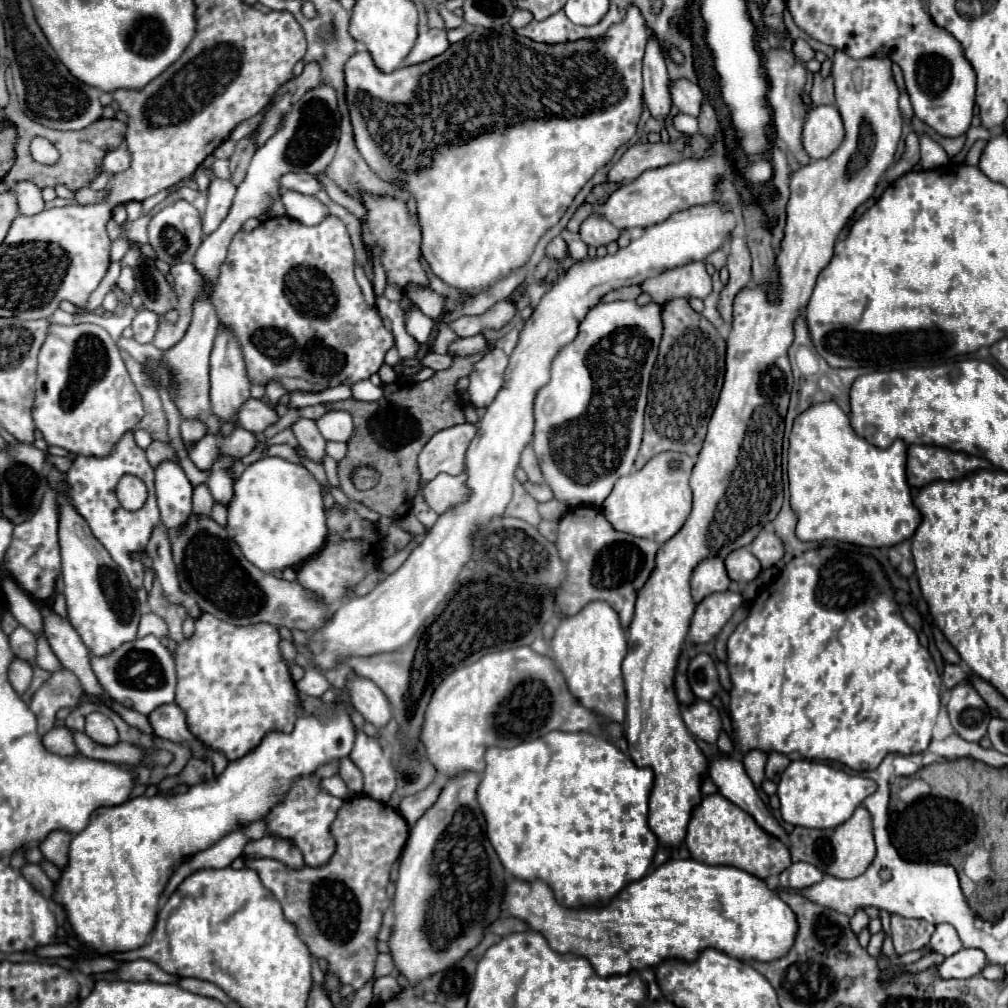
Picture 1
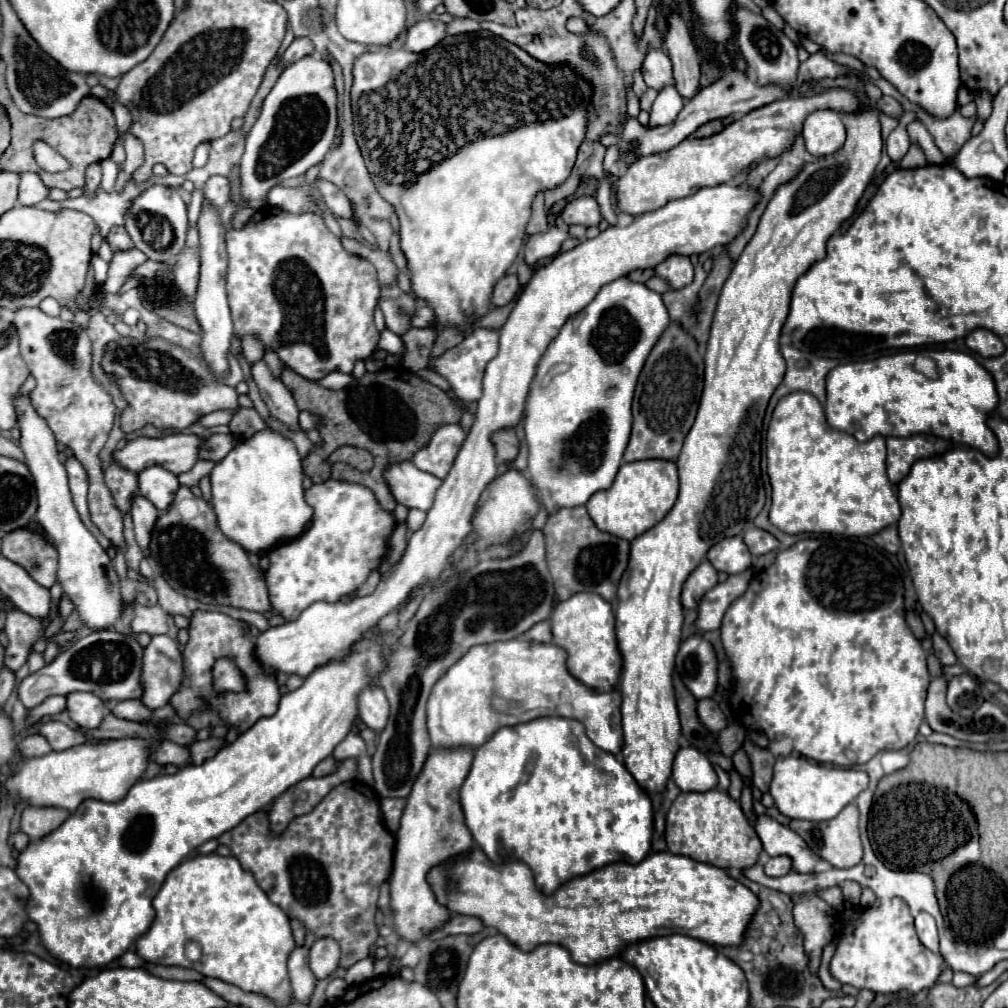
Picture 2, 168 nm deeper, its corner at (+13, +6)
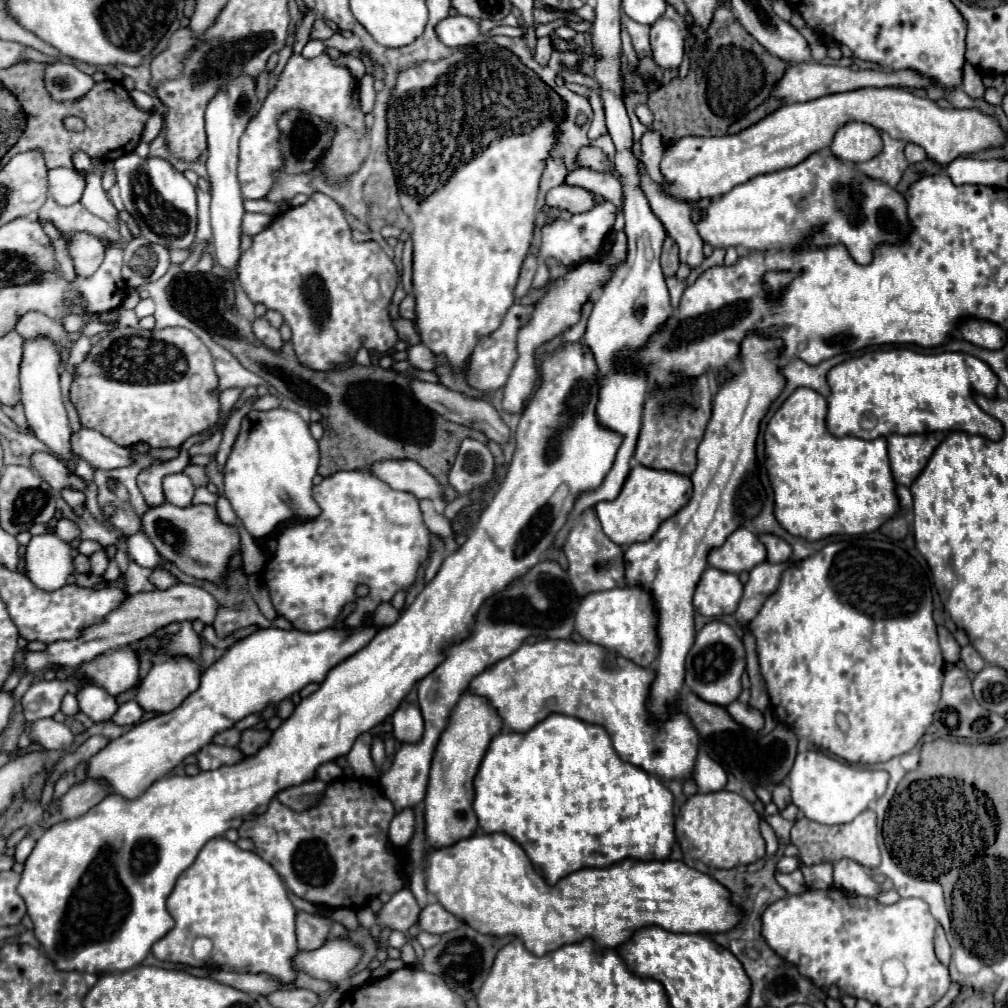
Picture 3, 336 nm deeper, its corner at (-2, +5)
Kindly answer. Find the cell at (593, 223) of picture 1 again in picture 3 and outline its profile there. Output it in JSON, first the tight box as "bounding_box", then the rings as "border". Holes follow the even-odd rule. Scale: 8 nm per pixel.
{"bounding_box":[546,186,598,214],"border":[[[556,186],[546,194],[546,204],[556,206],[560,210],[568,210],[570,214],[582,214],[592,210],[598,202],[596,196],[580,186]]]}

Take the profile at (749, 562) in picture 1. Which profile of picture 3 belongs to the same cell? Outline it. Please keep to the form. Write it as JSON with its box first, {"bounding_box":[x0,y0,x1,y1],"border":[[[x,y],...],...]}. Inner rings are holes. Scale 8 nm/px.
{"bounding_box":[708,528,766,574],"border":[[[748,528],[732,532],[726,542],[720,548],[714,548],[708,556],[710,566],[732,574],[750,572],[762,562],[766,562],[766,548]]]}

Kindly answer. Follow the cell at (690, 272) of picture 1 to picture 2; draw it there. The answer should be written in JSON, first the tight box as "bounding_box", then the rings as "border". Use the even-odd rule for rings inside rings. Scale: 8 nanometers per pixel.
{"bounding_box":[655,255,693,289],"border":[[[669,255],[655,267],[657,275],[667,279],[673,289],[681,289],[693,281],[693,265],[685,255]]]}

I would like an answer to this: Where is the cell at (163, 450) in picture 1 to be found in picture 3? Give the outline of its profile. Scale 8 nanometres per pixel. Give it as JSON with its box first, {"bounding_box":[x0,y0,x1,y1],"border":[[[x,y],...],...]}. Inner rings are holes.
{"bounding_box":[72,428,134,470],"border":[[[82,428],[80,432],[72,434],[72,454],[88,460],[100,470],[114,470],[134,464],[130,448],[118,446],[104,434],[90,428]]]}

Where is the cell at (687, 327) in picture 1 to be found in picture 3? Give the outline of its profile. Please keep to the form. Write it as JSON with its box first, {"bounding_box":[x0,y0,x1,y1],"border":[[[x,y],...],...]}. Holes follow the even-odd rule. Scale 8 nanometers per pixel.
{"bounding_box":[634,374,712,474],"border":[[[708,374],[688,378],[682,376],[668,388],[650,388],[644,404],[642,430],[634,458],[648,468],[670,470],[680,474],[692,474],[696,468],[696,448],[702,440],[706,422],[710,420],[712,392],[708,386]]]}

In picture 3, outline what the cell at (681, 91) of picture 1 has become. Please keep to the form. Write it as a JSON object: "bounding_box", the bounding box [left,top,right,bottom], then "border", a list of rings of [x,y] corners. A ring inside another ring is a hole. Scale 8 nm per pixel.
{"bounding_box":[650,18,684,70],"border":[[[660,18],[650,30],[652,54],[656,64],[666,70],[678,70],[684,60],[684,30],[680,30],[672,20]]]}

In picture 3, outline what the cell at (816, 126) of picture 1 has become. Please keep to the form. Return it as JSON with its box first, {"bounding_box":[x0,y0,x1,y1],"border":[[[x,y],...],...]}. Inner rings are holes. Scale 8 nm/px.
{"bounding_box":[830,122,880,162],"border":[[[848,122],[836,130],[830,152],[846,162],[864,162],[880,152],[880,132],[862,122]]]}

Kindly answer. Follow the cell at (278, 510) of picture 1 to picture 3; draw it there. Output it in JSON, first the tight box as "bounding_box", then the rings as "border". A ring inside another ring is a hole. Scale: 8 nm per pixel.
{"bounding_box":[224,410,320,538],"border":[[[268,410],[268,412],[250,412],[242,420],[242,430],[234,442],[234,448],[228,456],[224,468],[224,496],[230,500],[232,510],[240,518],[242,526],[254,538],[266,538],[276,532],[282,524],[292,518],[316,518],[320,516],[320,508],[312,498],[312,480],[318,470],[318,442],[312,438],[308,424],[290,410]]]}

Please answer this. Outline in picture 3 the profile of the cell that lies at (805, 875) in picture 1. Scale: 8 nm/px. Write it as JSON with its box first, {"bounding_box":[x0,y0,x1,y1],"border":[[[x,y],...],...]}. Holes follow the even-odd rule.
{"bounding_box":[776,856,802,874],"border":[[[782,856],[782,858],[778,860],[776,868],[778,868],[780,872],[784,872],[784,874],[790,874],[790,872],[802,868],[802,860],[800,860],[798,856]]]}

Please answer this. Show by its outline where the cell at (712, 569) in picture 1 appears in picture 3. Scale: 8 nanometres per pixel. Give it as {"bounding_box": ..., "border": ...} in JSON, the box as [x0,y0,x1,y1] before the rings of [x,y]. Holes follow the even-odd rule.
{"bounding_box":[694,566,742,618],"border":[[[710,566],[696,588],[694,608],[708,618],[732,614],[740,600],[740,592],[742,584],[736,574]]]}

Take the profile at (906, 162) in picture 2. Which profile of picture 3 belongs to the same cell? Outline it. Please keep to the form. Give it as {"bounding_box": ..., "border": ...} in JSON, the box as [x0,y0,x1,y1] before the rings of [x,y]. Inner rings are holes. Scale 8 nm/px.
{"bounding_box":[660,88,1006,202],"border":[[[860,88],[842,94],[828,94],[802,104],[784,104],[734,136],[686,136],[666,148],[662,158],[662,174],[666,182],[660,186],[668,196],[680,202],[722,196],[754,176],[796,166],[810,154],[828,148],[836,128],[852,120],[866,122],[888,132],[892,138],[922,146],[928,158],[940,166],[948,166],[954,158],[978,152],[986,146],[1000,146],[1006,140],[998,122],[978,110],[942,110],[932,100],[914,96],[900,88]]]}

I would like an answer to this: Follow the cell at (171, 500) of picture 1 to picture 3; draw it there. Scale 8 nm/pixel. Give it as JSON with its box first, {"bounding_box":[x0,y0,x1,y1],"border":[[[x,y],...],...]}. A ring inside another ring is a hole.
{"bounding_box":[164,472,194,506],"border":[[[182,472],[164,476],[164,496],[166,496],[166,502],[174,506],[188,506],[194,496],[192,480]]]}

